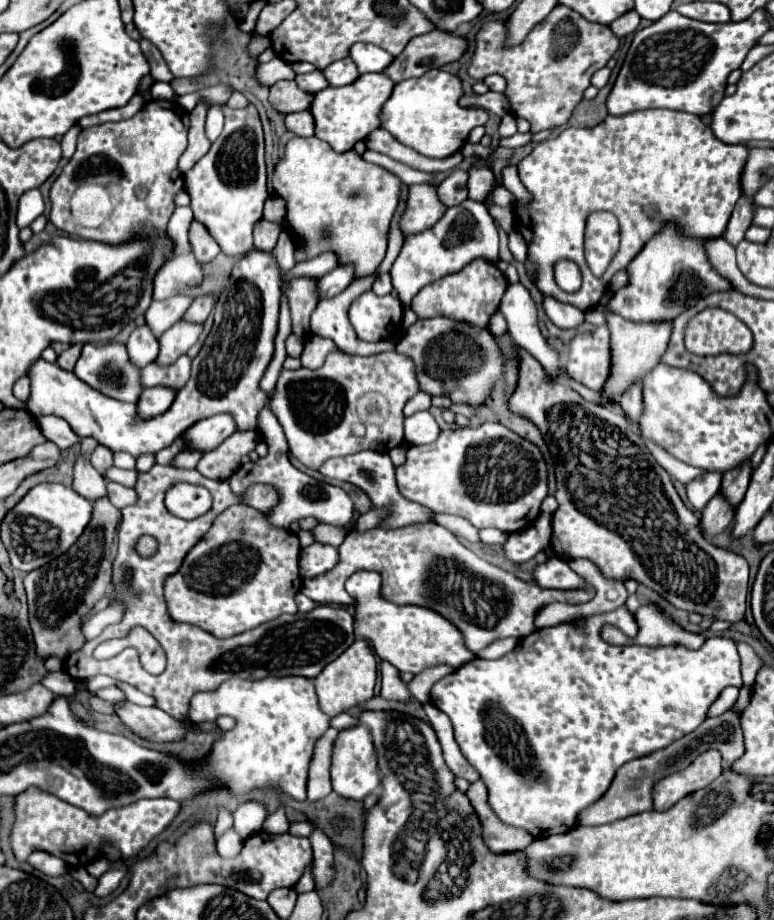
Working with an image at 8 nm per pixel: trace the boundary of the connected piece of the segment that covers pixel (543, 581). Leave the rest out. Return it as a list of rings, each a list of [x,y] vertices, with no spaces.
[[[551,557],[543,565],[539,565],[535,571],[535,581],[541,587],[555,587],[555,589],[585,589],[587,581],[579,577],[565,559]]]

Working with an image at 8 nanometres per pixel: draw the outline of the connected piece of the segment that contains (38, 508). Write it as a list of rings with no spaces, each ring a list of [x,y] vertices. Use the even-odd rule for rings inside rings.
[[[61,483],[35,485],[5,517],[1,523],[1,541],[9,553],[11,565],[19,571],[33,571],[51,559],[63,555],[83,533],[91,519],[91,501],[79,497],[71,487]]]

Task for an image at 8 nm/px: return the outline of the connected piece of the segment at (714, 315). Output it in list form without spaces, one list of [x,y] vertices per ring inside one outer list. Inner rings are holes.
[[[709,307],[689,321],[685,343],[695,355],[739,355],[751,351],[753,337],[747,325],[733,314]]]

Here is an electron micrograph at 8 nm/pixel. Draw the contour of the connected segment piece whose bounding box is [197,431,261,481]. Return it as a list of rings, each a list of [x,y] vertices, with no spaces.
[[[235,431],[219,449],[209,451],[199,461],[197,469],[209,479],[229,479],[241,465],[241,457],[255,451],[261,435],[255,431]]]

